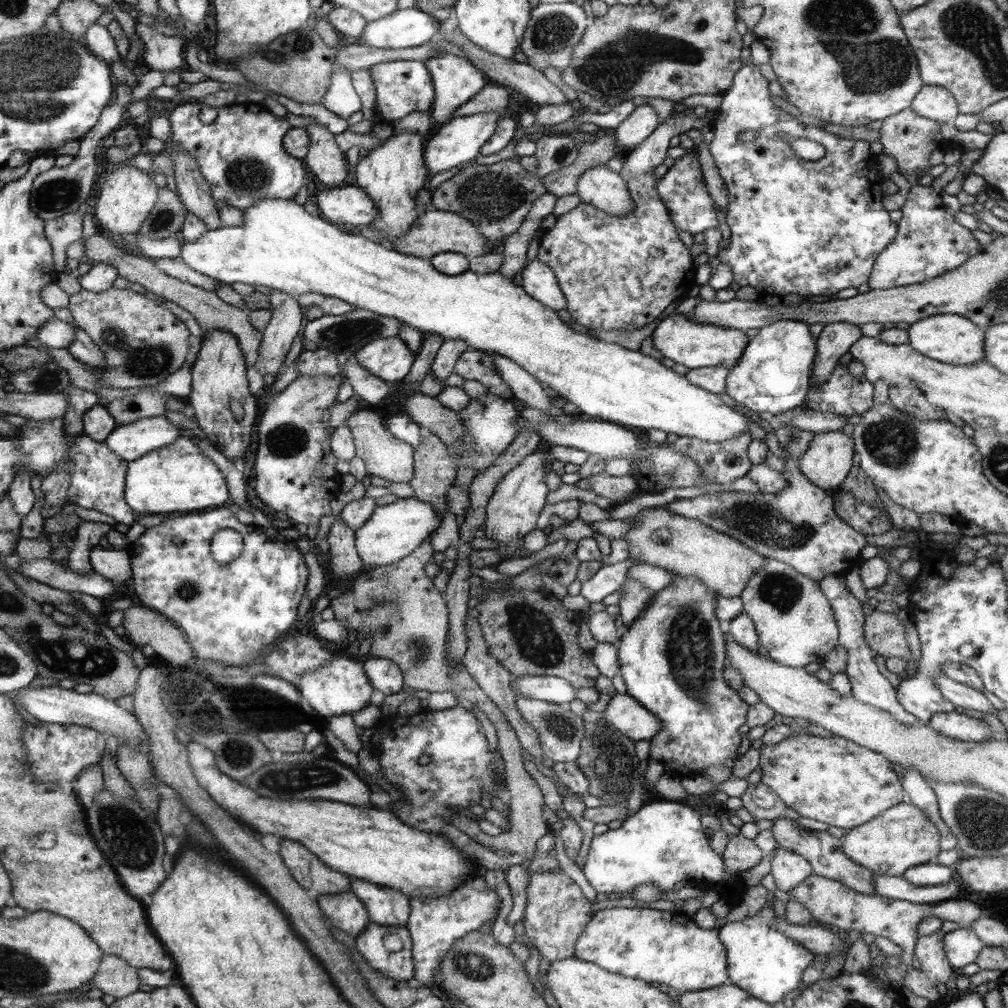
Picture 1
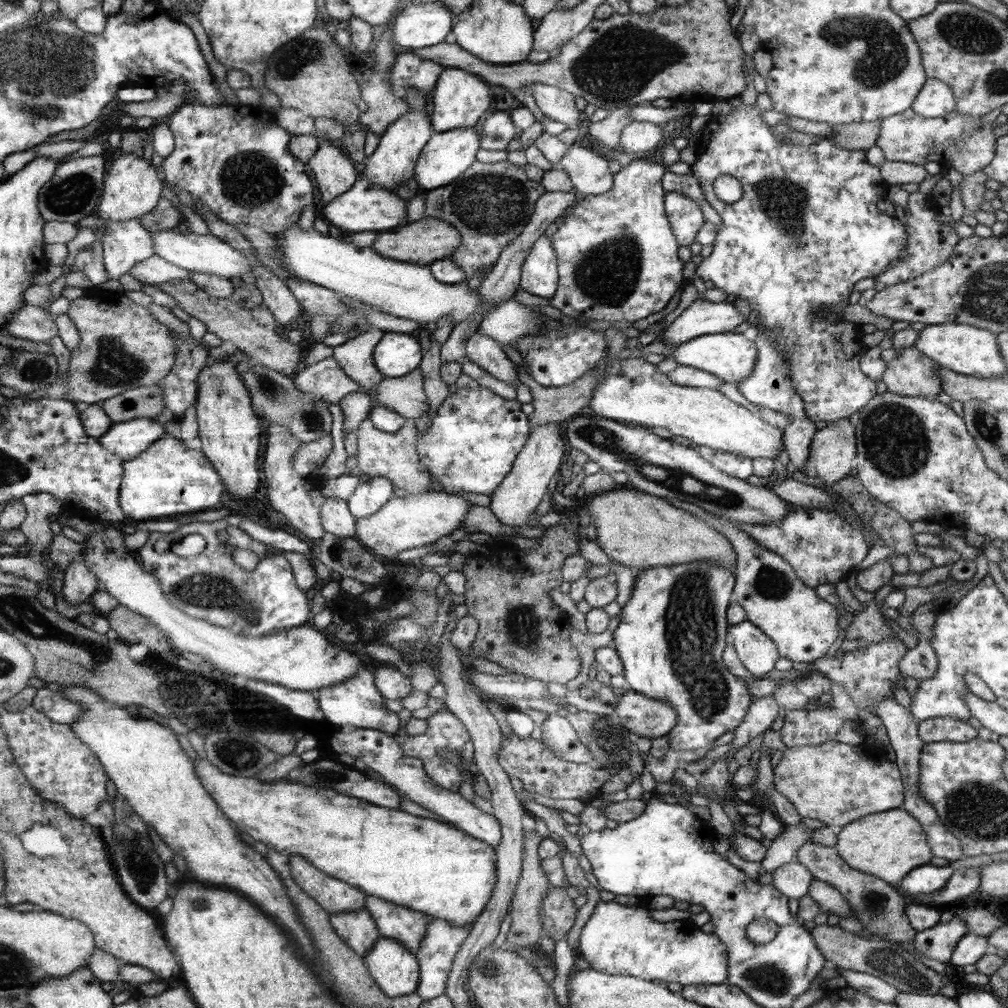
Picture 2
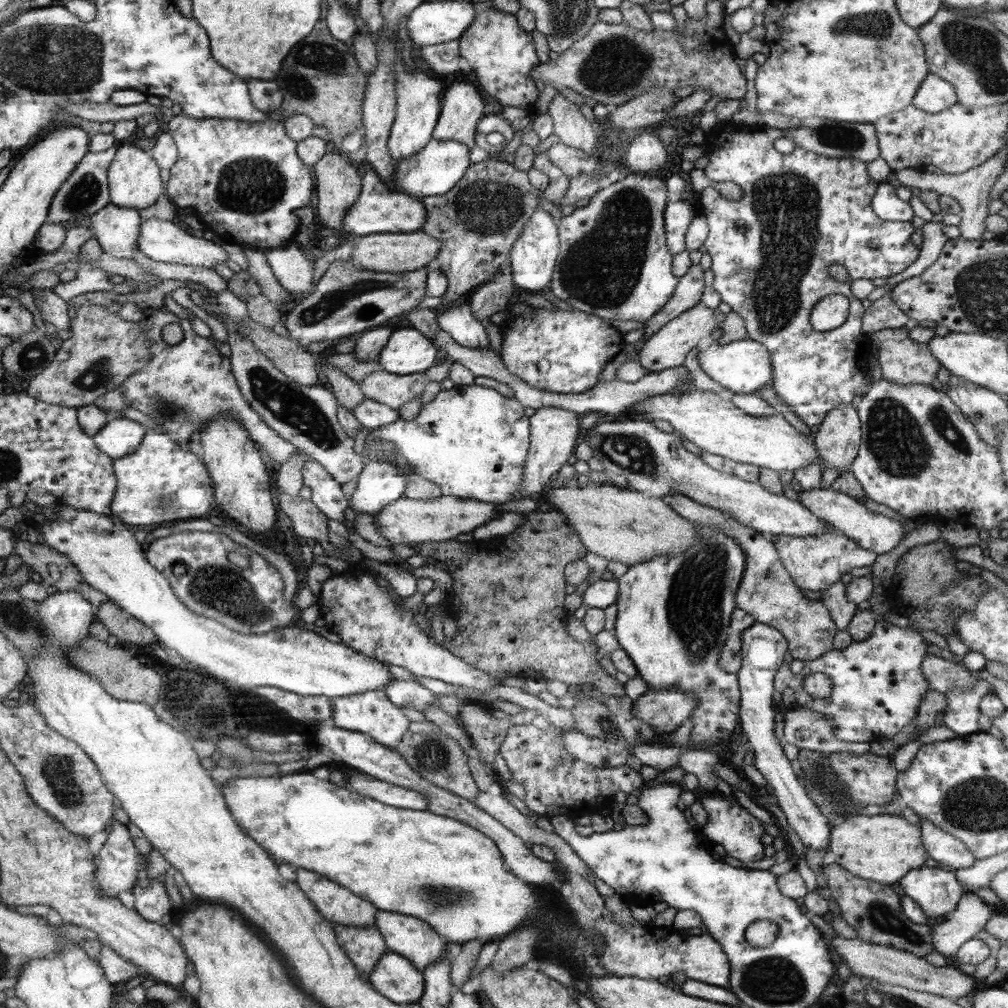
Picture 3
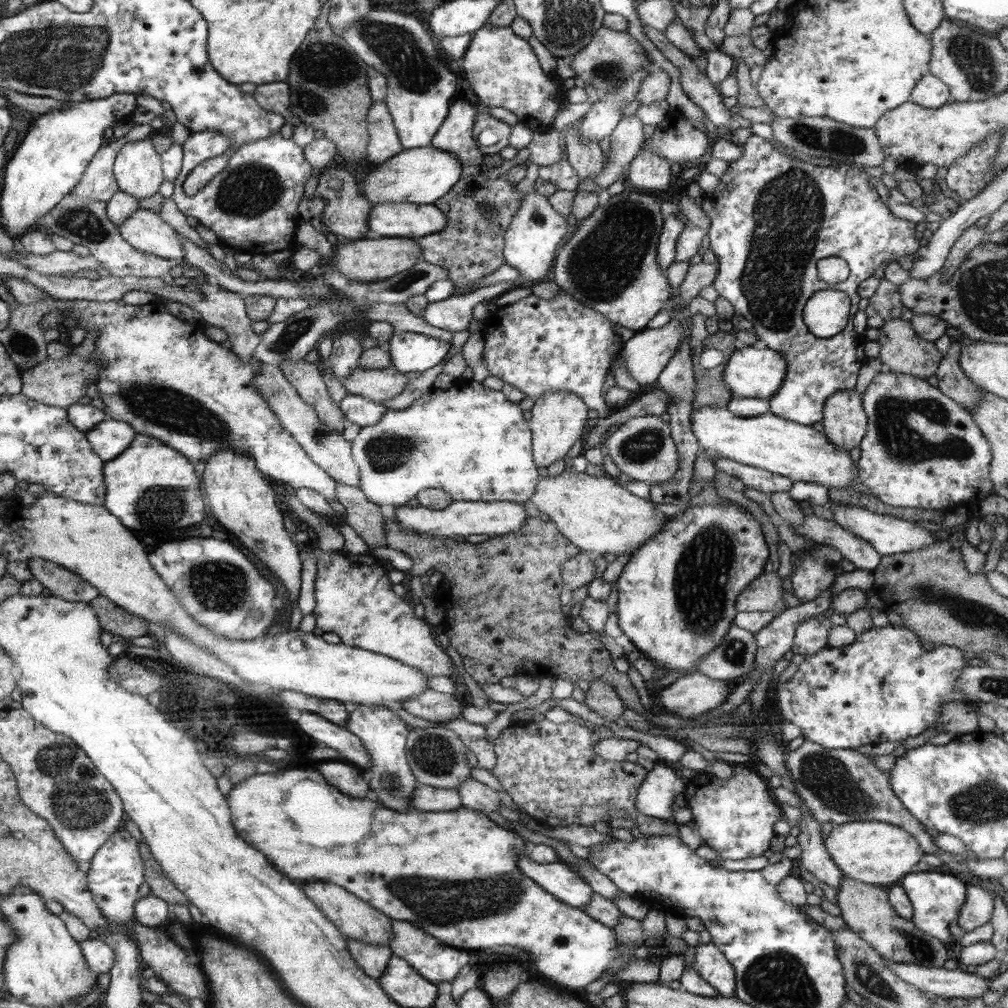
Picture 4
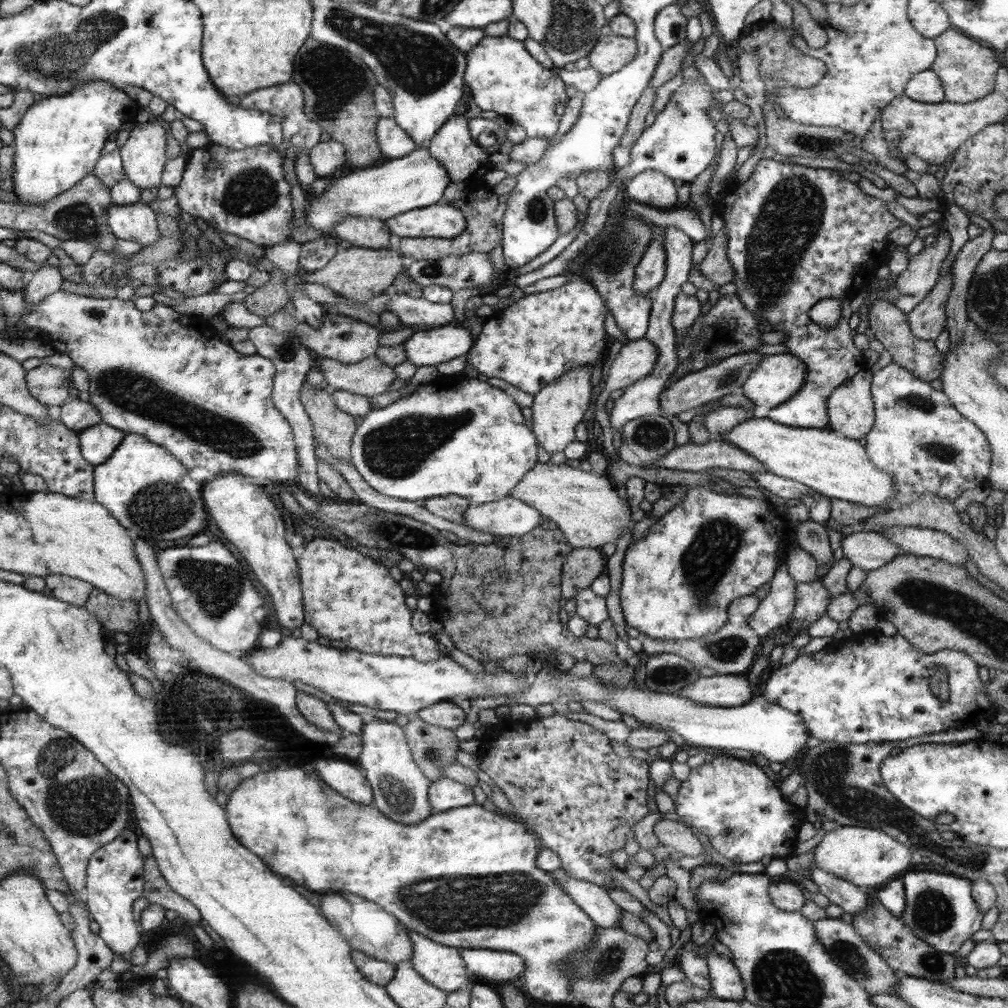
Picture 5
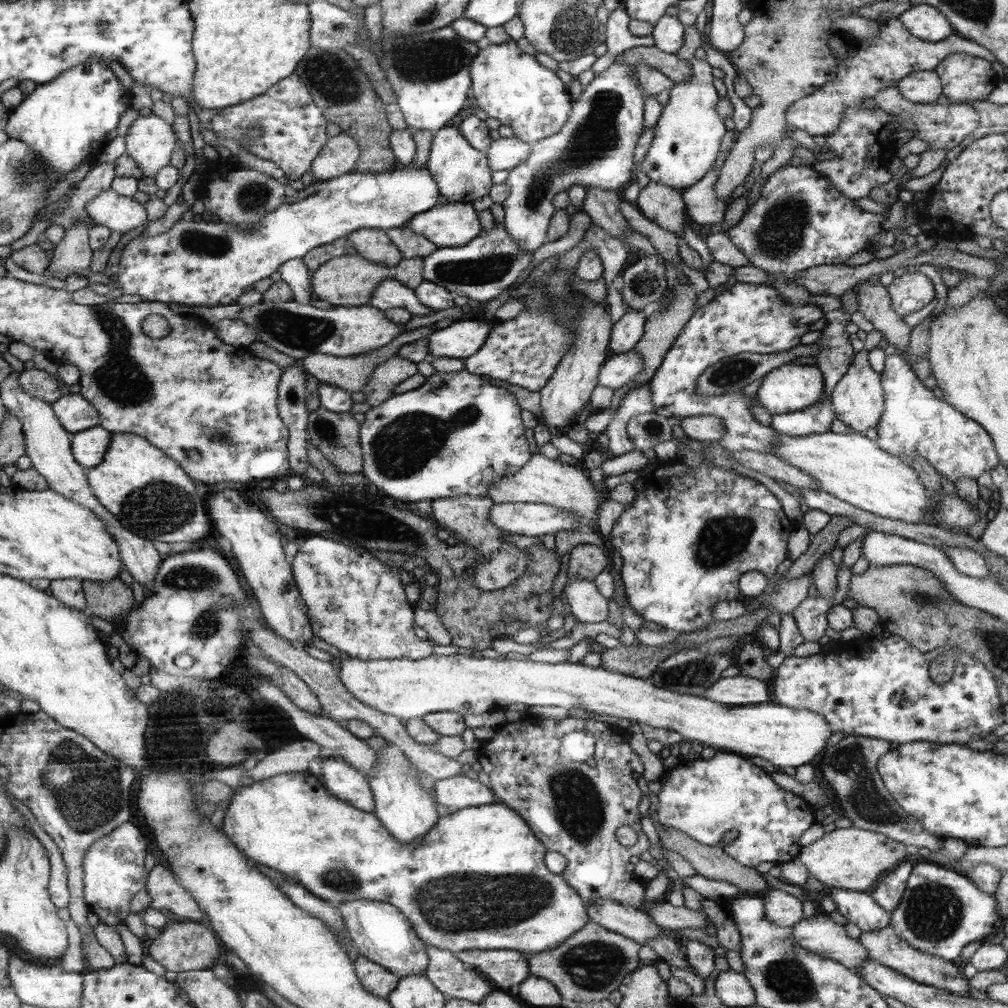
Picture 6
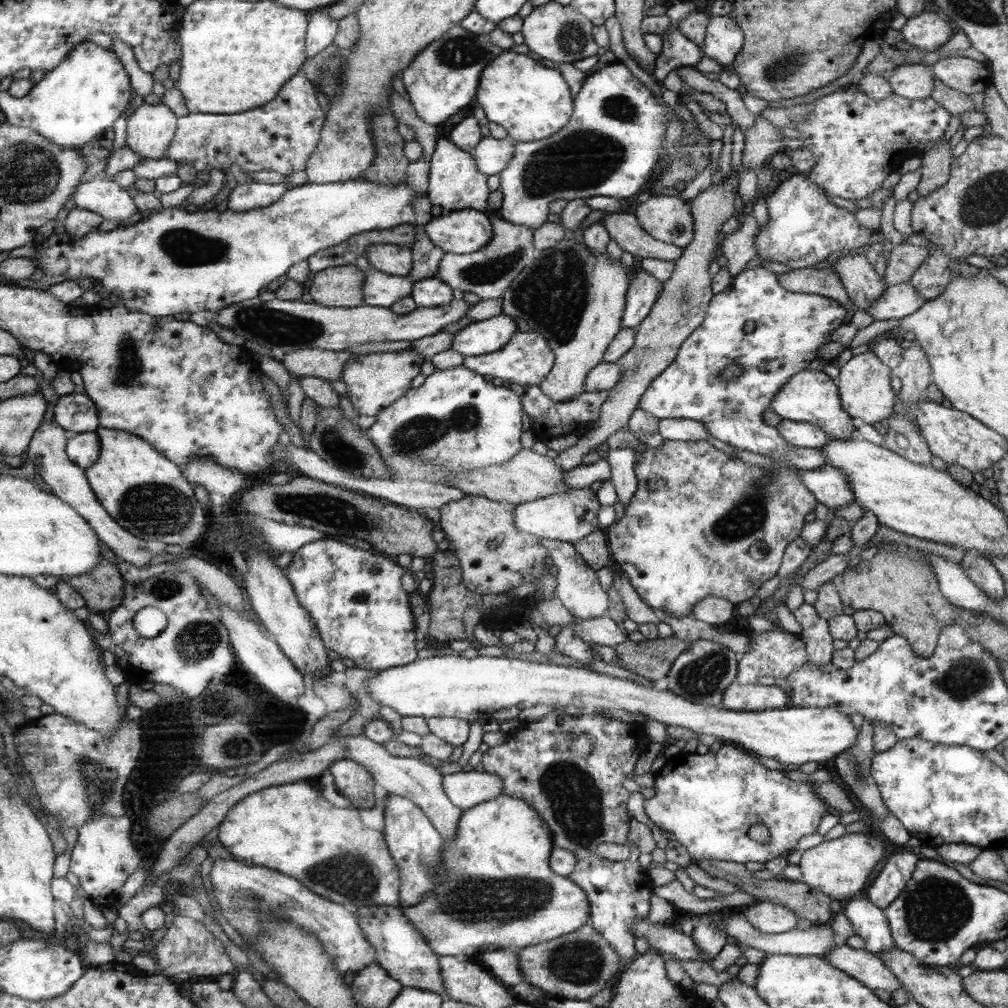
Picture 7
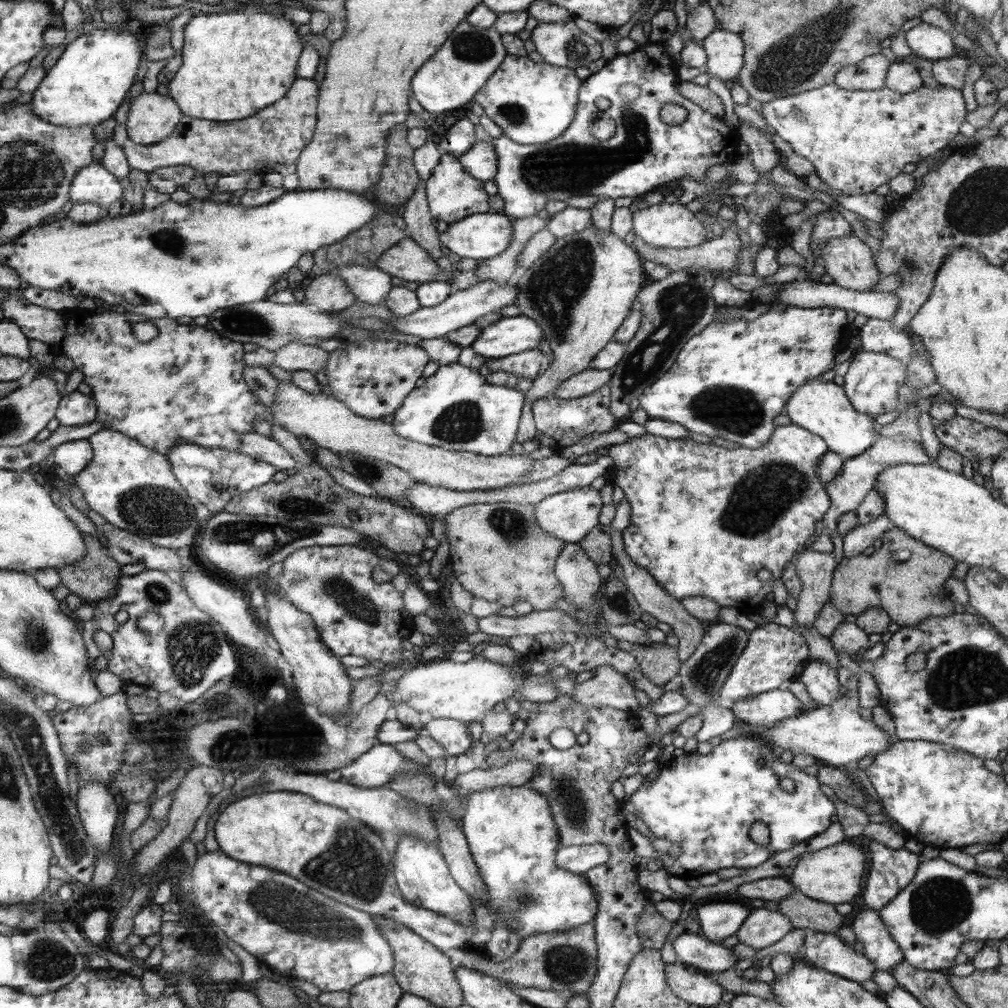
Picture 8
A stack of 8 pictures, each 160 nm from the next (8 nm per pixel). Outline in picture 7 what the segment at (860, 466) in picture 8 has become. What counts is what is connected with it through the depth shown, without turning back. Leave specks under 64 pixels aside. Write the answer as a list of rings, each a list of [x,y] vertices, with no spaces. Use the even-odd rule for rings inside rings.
[[[824,464],[814,470],[800,471],[801,480],[817,502],[836,510],[853,502],[852,491],[843,470]]]

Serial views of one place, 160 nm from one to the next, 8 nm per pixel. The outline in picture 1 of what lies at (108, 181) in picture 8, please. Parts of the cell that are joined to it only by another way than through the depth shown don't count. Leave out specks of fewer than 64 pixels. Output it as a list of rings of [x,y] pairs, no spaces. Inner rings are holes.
[[[294,198],[265,200],[243,212],[242,224],[209,230],[200,240],[183,243],[182,260],[192,270],[230,286],[239,282],[262,285],[296,299],[301,294],[310,293],[322,294],[325,298],[340,298],[358,309],[397,318],[425,334],[436,333],[445,340],[461,338],[470,349],[495,352],[513,359],[543,386],[549,386],[567,402],[578,406],[580,415],[585,418],[609,421],[619,426],[636,426],[632,429],[643,432],[656,428],[708,442],[720,442],[740,433],[749,433],[750,422],[728,407],[718,394],[691,383],[684,375],[667,368],[661,360],[577,332],[558,317],[557,311],[535,299],[513,280],[504,278],[498,271],[478,274],[477,271],[468,270],[458,276],[443,274],[430,259],[388,249],[362,235],[340,230],[338,225],[319,216],[308,214]]]

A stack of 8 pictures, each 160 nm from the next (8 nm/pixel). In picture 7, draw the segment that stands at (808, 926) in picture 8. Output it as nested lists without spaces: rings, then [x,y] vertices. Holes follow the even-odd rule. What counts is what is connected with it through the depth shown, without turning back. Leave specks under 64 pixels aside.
[[[704,860],[698,861],[697,865],[704,869],[710,876],[714,878],[727,880],[735,884],[740,891],[750,894],[756,899],[764,902],[781,903],[792,909],[800,918],[810,920],[814,925],[829,924],[834,912],[830,909],[832,902],[830,896],[827,896],[820,889],[811,887],[802,881],[788,881],[778,877],[770,880],[762,880],[752,875],[752,871],[746,868],[745,864],[732,861]]]

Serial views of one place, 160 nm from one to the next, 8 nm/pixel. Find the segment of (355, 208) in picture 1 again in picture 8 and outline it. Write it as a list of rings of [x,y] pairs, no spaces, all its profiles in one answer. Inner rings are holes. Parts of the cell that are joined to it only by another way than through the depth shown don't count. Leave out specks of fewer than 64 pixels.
[[[474,214],[460,222],[449,224],[446,232],[440,233],[439,239],[450,252],[458,254],[461,258],[474,258],[481,262],[504,253],[512,245],[514,225],[515,221],[503,214]]]

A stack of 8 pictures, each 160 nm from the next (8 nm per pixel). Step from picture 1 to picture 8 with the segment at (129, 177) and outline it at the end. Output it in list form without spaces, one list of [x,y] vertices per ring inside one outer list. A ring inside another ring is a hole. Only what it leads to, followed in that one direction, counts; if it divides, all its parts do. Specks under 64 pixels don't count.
[[[144,91],[131,102],[125,122],[128,137],[134,143],[155,146],[171,137],[183,116],[181,107],[168,94]]]

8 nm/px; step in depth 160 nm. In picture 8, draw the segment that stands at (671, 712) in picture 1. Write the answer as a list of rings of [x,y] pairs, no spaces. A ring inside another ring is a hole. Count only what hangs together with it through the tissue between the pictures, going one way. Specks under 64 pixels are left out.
[[[794,423],[775,428],[773,436],[762,448],[739,446],[736,449],[728,449],[714,445],[713,442],[700,443],[689,438],[670,439],[648,432],[646,435],[630,439],[628,442],[612,445],[609,455],[612,457],[613,463],[608,473],[631,502],[631,521],[622,531],[626,554],[640,568],[647,570],[653,579],[676,600],[688,597],[706,597],[715,600],[720,607],[734,606],[734,608],[740,608],[740,612],[744,612],[744,608],[746,608],[746,612],[748,612],[748,608],[752,608],[752,612],[760,610],[760,602],[772,590],[772,584],[774,584],[774,580],[778,580],[778,574],[784,573],[785,566],[789,565],[796,552],[800,552],[809,545],[813,534],[816,532],[816,522],[822,521],[830,508],[828,489],[826,489],[824,480],[817,473],[817,462],[828,452],[829,445],[821,435],[814,434],[813,431],[806,430]],[[762,568],[766,568],[768,574],[772,576],[772,580],[760,580],[756,576],[758,572],[748,572],[748,570],[762,570]]]

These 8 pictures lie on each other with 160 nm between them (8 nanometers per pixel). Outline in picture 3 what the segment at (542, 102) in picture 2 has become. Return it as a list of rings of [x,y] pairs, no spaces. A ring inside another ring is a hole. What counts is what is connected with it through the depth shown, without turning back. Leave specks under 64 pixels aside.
[[[560,92],[554,96],[547,111],[553,118],[553,134],[560,138],[562,144],[593,156],[598,134],[578,108]]]

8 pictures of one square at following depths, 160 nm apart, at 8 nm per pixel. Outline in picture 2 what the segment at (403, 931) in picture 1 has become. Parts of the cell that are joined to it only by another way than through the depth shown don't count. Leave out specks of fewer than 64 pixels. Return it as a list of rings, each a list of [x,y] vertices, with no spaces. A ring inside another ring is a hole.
[[[380,936],[363,961],[376,984],[390,997],[417,992],[420,962],[417,955],[397,940]]]

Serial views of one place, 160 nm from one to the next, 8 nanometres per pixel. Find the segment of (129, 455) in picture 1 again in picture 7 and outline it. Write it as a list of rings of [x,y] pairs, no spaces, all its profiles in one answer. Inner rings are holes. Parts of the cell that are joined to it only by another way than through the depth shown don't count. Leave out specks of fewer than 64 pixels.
[[[96,432],[75,433],[70,435],[65,451],[80,468],[90,468],[100,460],[101,439]]]

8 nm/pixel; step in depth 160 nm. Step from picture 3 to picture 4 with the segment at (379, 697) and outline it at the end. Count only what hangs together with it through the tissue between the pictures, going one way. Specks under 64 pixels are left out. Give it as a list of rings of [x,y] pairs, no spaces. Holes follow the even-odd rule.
[[[355,705],[349,709],[349,715],[345,726],[353,734],[357,734],[368,750],[370,758],[370,769],[366,771],[372,772],[369,788],[376,792],[377,801],[384,806],[393,808],[397,811],[408,812],[413,808],[412,796],[416,790],[416,775],[412,771],[408,756],[408,736],[409,726],[406,722],[398,717],[393,708],[382,705]]]

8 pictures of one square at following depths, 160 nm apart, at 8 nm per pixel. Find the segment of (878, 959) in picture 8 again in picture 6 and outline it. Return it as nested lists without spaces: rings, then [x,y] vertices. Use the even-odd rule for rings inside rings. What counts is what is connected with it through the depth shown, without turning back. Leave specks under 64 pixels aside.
[[[830,887],[830,897],[836,905],[836,910],[845,916],[848,922],[859,926],[862,932],[872,932],[886,928],[891,924],[891,912],[884,910],[865,891],[855,891]]]

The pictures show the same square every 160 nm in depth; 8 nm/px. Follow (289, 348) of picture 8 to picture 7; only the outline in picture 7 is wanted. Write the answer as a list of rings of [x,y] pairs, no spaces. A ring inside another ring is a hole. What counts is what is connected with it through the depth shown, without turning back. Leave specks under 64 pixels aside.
[[[302,348],[281,356],[280,361],[290,375],[316,377],[327,381],[341,380],[345,365],[356,354],[350,351]]]

